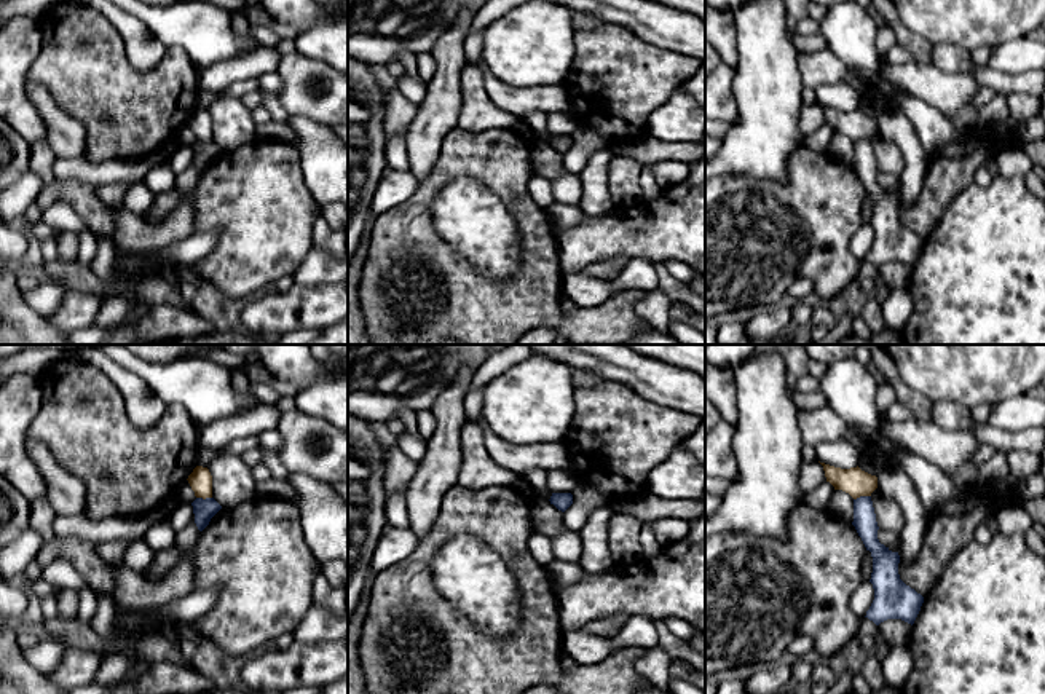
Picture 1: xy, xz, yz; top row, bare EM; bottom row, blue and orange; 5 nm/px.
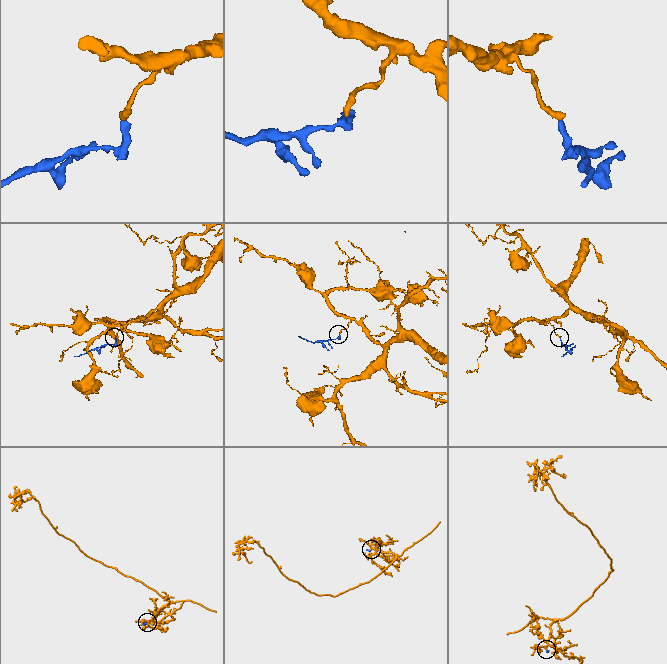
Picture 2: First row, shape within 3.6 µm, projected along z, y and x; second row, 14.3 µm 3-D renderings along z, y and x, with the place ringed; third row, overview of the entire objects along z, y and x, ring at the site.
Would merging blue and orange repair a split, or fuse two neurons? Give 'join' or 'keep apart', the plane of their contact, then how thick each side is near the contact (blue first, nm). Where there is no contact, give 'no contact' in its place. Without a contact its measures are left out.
keep apart | yz | 120/140 nm

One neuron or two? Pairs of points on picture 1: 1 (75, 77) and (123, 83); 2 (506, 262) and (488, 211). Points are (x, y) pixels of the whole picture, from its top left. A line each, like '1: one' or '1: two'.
1: one
2: one

